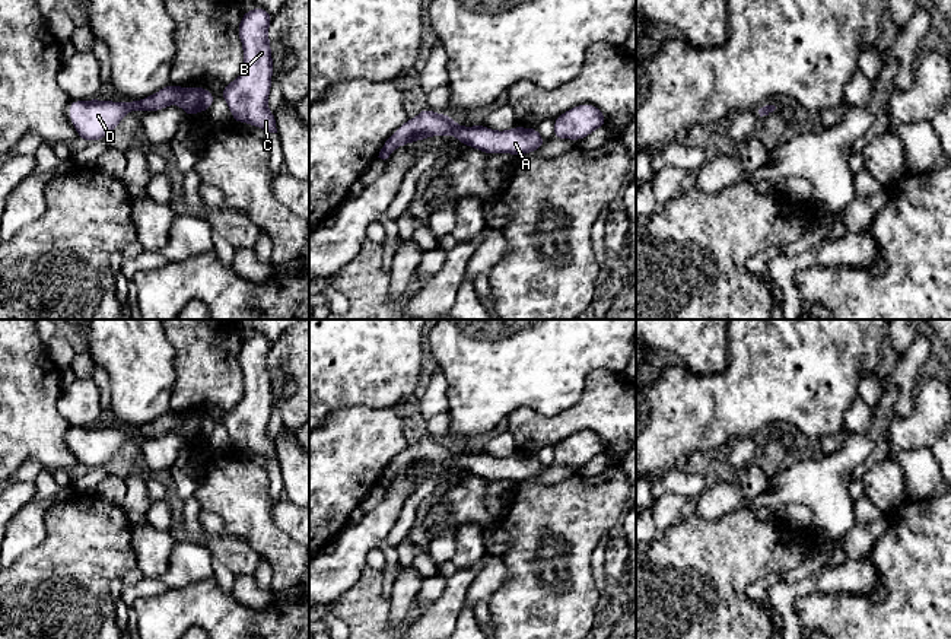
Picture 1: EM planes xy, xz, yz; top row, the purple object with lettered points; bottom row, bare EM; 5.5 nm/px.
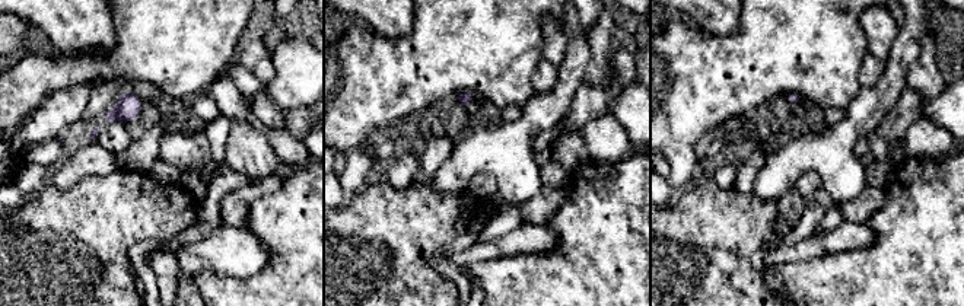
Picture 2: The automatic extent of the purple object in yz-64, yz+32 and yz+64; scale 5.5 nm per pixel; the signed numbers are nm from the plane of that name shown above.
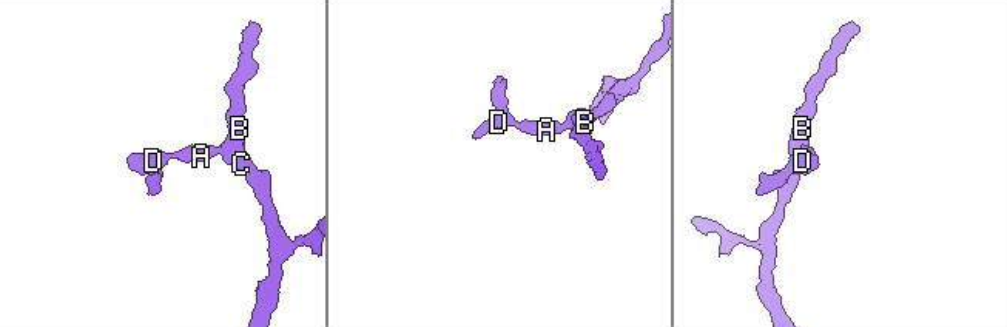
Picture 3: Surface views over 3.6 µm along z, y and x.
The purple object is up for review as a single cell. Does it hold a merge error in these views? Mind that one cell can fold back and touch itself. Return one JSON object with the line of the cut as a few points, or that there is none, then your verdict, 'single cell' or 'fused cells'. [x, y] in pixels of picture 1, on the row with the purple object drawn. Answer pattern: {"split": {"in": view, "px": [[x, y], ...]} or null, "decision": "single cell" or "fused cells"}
{"split": null, "decision": "single cell"}

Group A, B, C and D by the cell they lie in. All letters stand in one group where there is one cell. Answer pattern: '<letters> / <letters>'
A B C D

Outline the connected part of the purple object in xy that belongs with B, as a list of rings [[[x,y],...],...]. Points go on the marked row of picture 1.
[[[260,7],[242,13],[238,34],[244,48],[244,69],[232,83],[223,88],[222,95],[233,121],[277,133],[276,115],[267,108],[273,76],[268,41],[271,18],[271,13]]]

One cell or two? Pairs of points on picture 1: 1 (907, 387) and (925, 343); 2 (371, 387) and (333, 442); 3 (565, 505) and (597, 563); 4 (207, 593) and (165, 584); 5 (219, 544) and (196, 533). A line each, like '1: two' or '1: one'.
1: one
2: two
3: two
4: two
5: two

